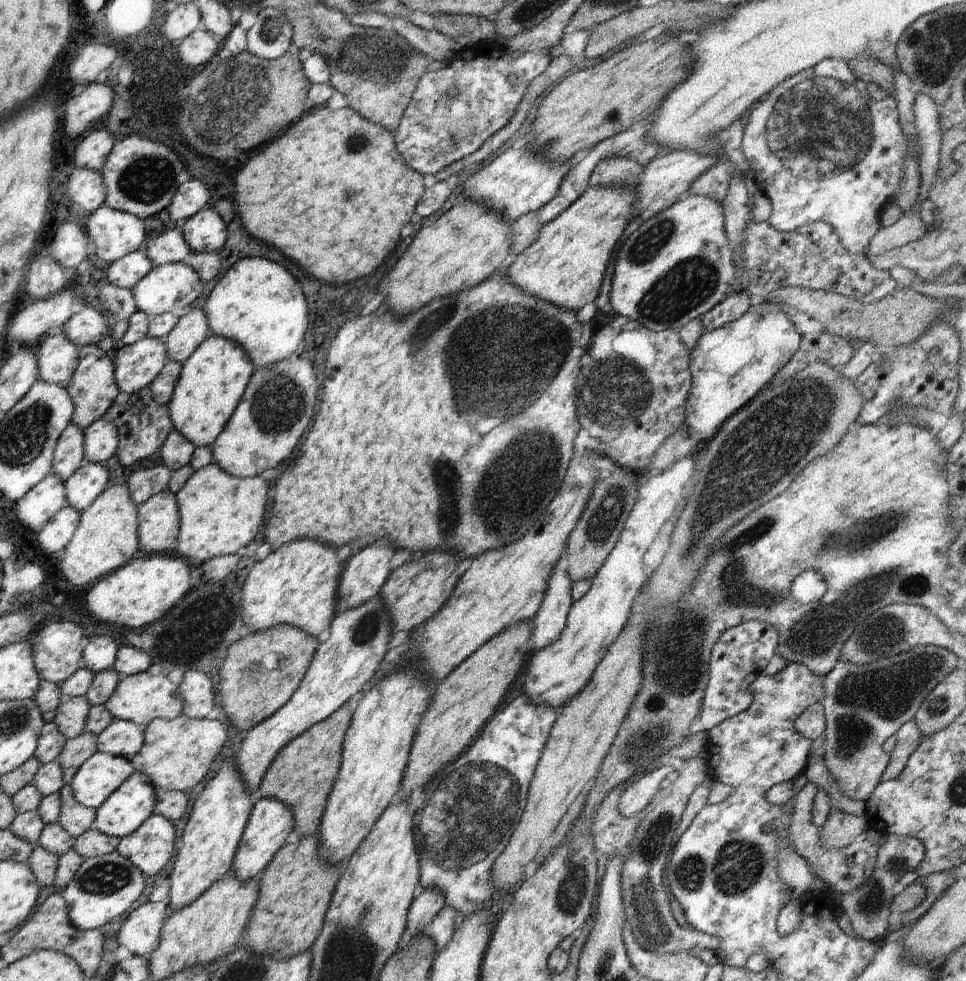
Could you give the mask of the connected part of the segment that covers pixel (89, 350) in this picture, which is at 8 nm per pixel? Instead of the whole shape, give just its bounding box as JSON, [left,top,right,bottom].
[62,345,120,430]

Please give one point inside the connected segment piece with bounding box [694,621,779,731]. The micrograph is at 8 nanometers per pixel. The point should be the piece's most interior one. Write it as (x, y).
(742, 652)

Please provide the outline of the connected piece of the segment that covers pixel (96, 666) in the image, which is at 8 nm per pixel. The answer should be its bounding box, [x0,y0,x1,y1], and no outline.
[82,636,119,673]

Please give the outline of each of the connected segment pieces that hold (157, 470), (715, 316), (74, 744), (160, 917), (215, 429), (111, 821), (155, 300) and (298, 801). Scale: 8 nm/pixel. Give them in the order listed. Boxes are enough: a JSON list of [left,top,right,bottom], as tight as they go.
[[126,465,172,506],[701,290,752,332],[58,731,97,785],[117,903,168,956],[167,334,255,447],[94,771,156,839],[131,261,202,316],[259,705,352,838]]

